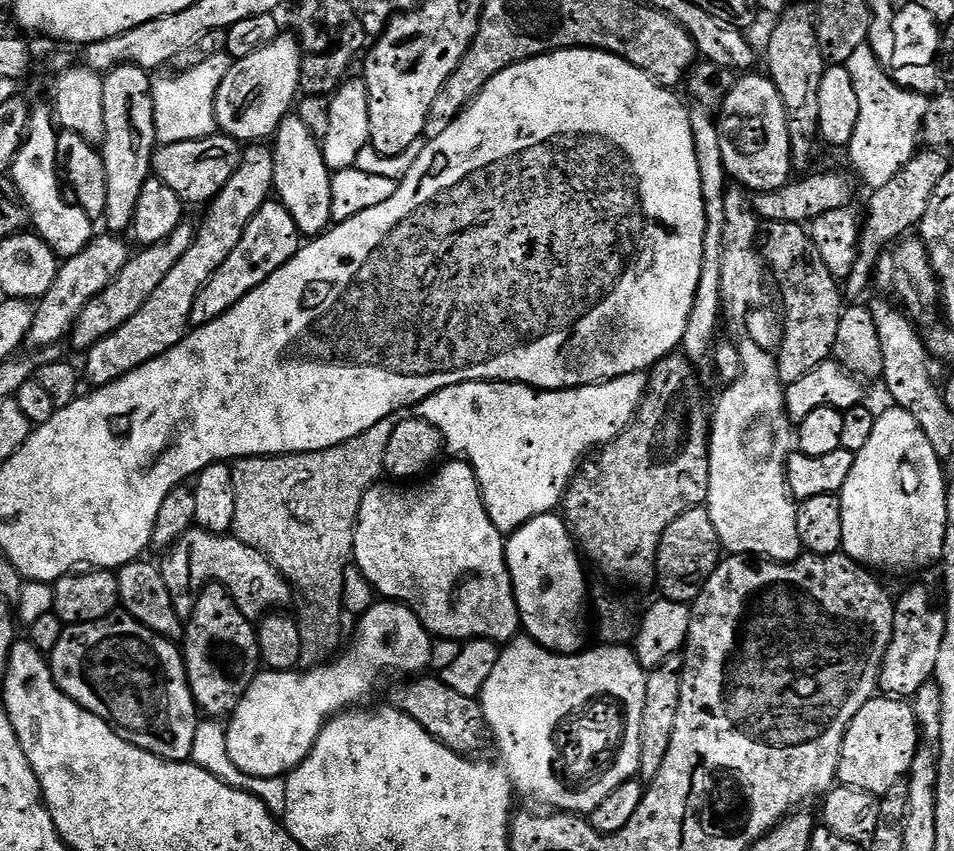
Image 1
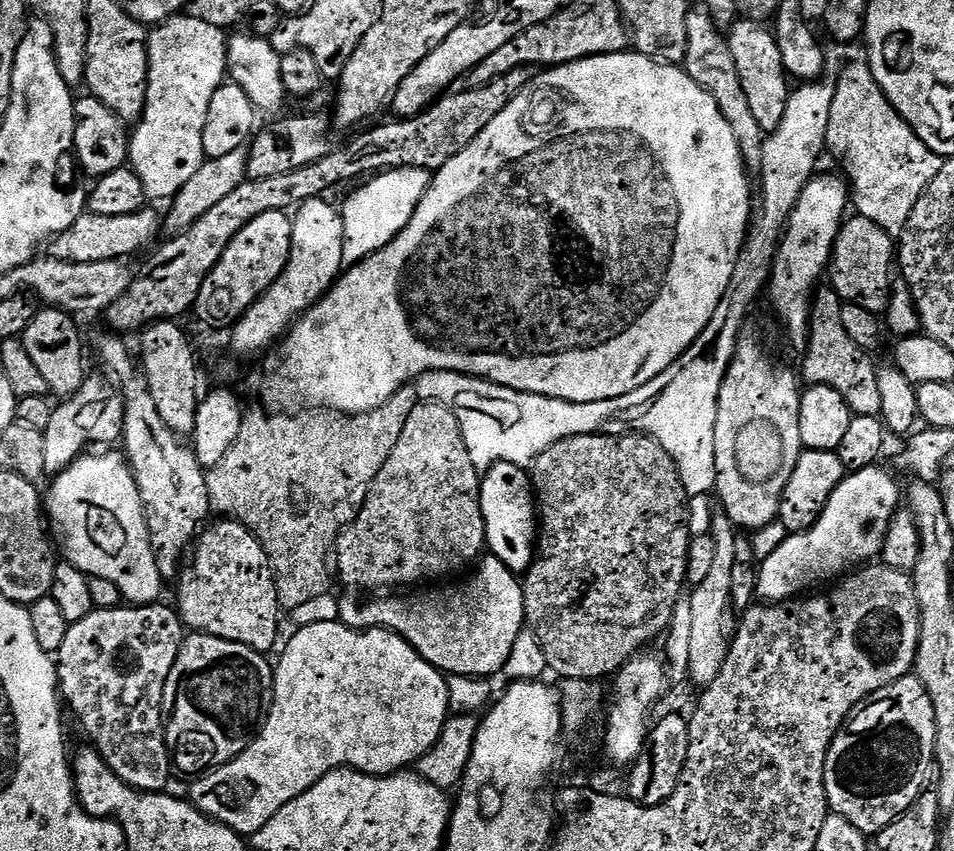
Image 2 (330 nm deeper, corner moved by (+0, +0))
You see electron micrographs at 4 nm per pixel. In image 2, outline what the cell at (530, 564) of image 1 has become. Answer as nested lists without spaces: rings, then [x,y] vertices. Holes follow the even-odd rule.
[[[498,462],[483,473],[480,482],[480,505],[486,526],[486,548],[498,557],[511,572],[527,572],[534,559],[534,549],[538,543],[538,508],[534,503],[534,489],[529,473],[521,465]]]

